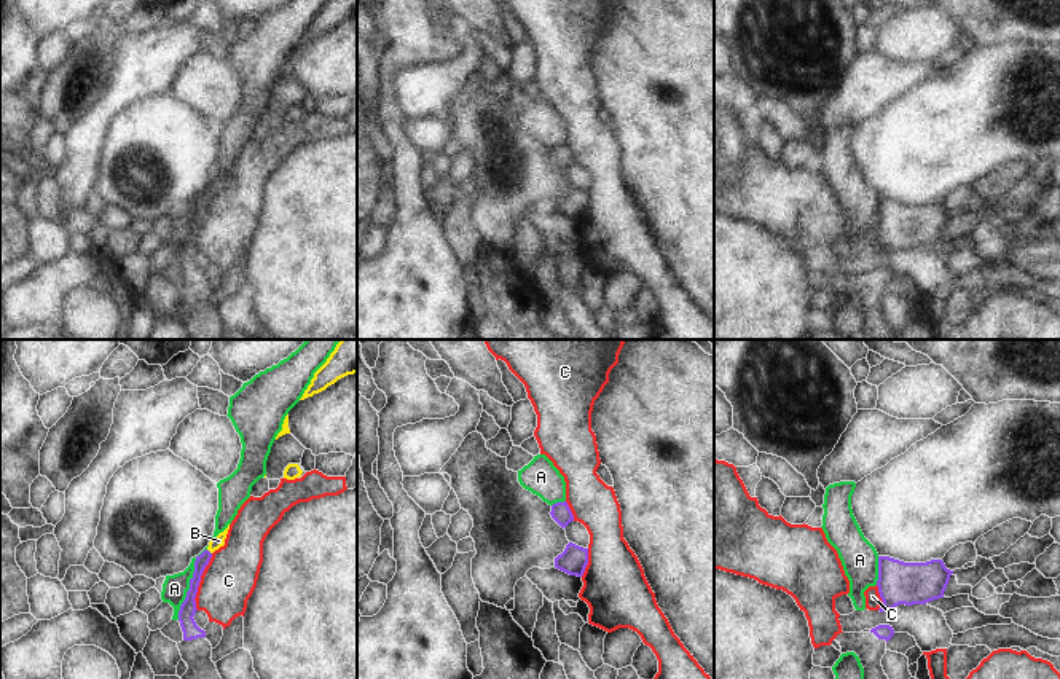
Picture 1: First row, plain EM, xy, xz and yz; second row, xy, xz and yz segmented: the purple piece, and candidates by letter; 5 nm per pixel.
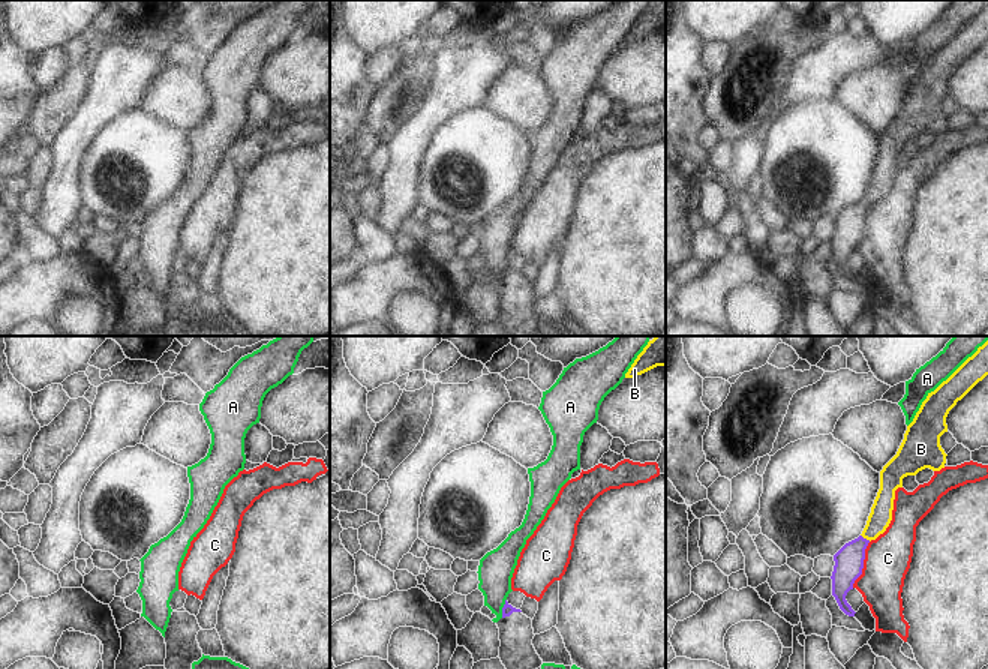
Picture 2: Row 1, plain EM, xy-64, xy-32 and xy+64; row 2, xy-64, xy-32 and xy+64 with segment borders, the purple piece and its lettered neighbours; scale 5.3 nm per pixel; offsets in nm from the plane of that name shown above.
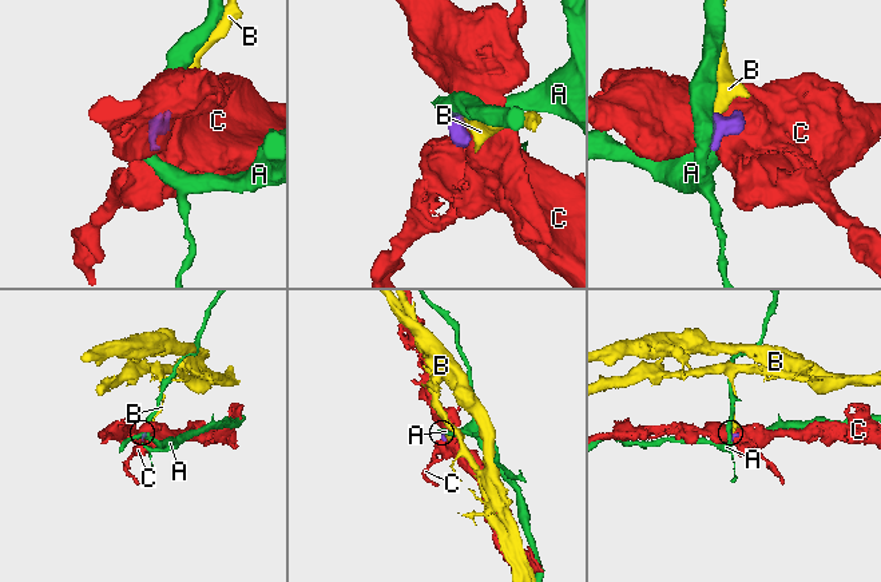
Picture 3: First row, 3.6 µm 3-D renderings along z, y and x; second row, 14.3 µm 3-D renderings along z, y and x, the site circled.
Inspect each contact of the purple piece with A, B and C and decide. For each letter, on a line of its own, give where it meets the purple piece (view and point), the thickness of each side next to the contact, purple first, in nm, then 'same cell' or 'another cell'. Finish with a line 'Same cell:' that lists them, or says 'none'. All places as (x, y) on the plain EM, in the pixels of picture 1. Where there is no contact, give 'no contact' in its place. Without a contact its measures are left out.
A: xy (190, 227) | 80/130 nm | another cell
B: xy (209, 195) | 70/60 nm | same cell
C: xy (200, 223) | 80/280 nm | another cell
Same cell: B

